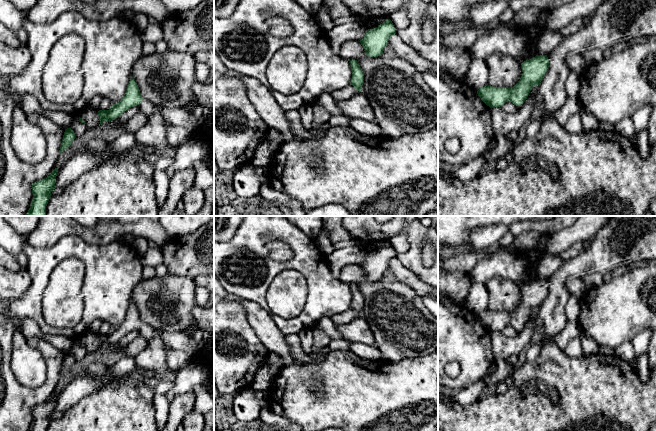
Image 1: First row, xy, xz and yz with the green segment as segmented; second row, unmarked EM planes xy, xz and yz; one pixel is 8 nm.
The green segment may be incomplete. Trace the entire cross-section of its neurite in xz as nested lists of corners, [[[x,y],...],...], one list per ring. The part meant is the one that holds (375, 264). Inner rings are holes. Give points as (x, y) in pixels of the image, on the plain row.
[[[386,244],[374,253],[368,253],[364,262],[359,266],[369,281],[378,281],[383,278],[384,272],[388,269],[390,261],[396,258],[392,245]]]

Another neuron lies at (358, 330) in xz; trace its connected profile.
[[[361,316],[347,324],[336,325],[336,327],[348,341],[362,343],[368,346],[375,345],[374,335],[367,322]]]

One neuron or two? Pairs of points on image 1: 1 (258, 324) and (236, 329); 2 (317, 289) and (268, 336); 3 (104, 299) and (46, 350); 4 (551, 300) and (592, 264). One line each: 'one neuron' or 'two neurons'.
1: two neurons
2: two neurons
3: two neurons
4: one neuron

